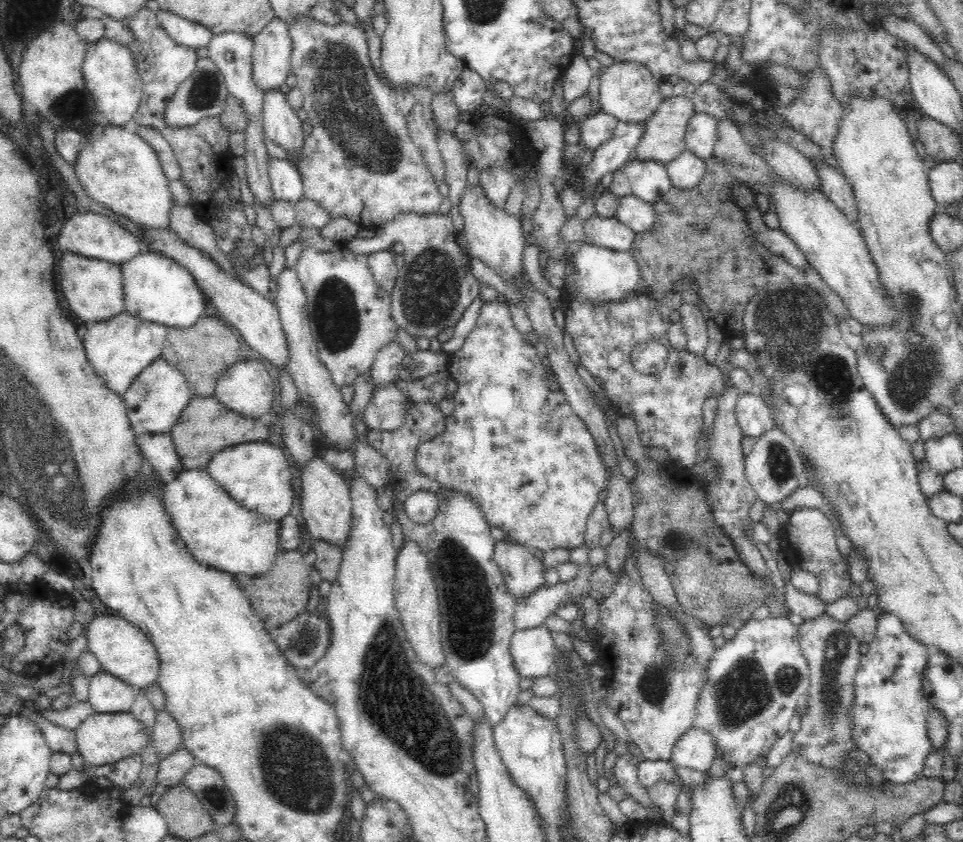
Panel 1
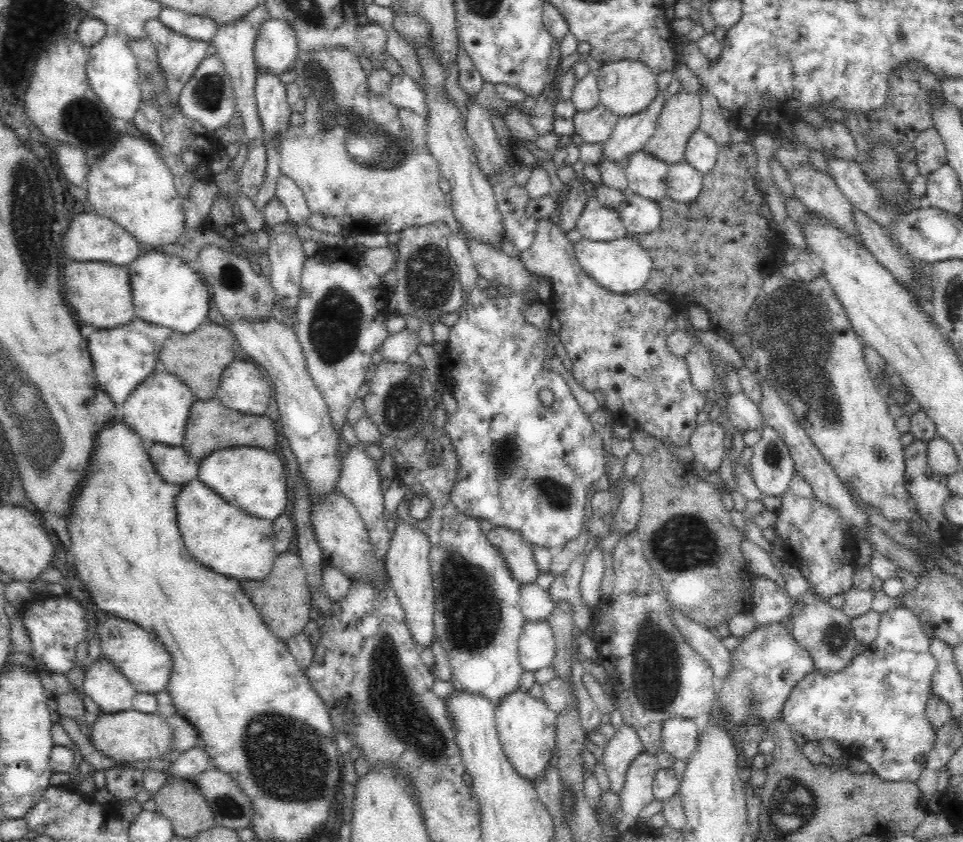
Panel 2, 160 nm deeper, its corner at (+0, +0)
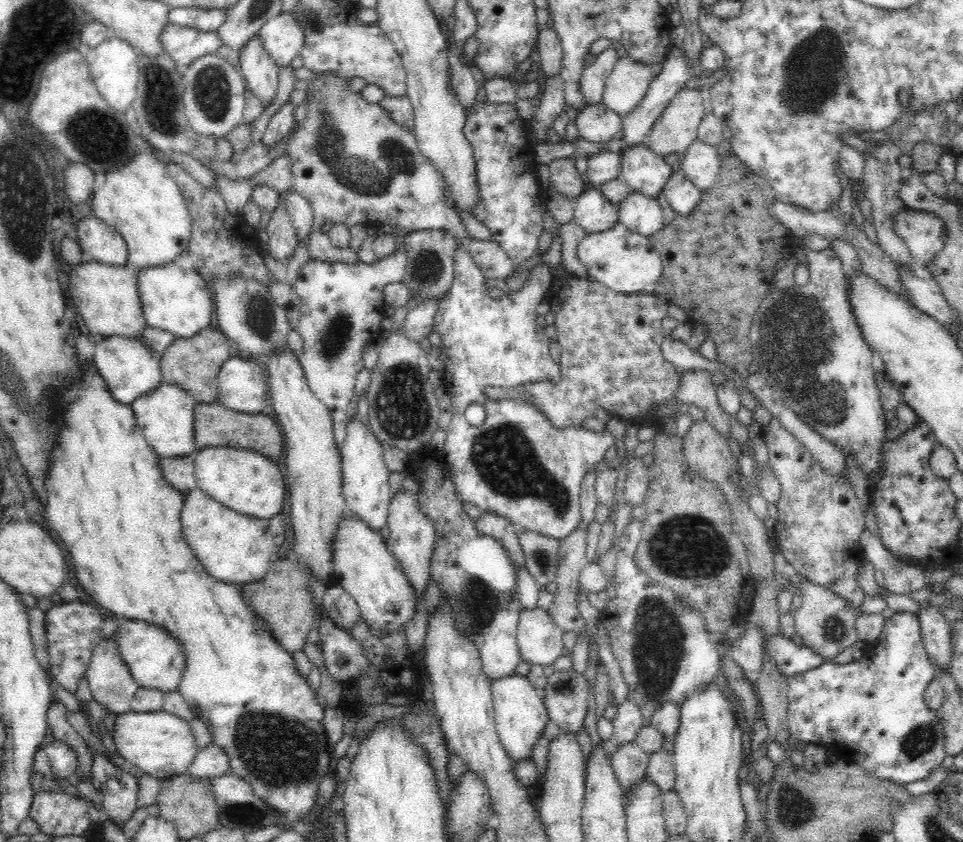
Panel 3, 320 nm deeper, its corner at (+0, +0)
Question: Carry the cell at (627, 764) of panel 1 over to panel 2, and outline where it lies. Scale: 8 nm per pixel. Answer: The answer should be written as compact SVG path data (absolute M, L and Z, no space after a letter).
M622 722L603 746L602 761L607 770L611 792L619 793L624 784L626 768L644 751L642 741L632 726Z

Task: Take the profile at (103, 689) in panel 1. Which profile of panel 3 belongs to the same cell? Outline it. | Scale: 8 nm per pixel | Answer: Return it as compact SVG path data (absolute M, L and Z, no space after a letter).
M115 633L109 638L102 639L93 648L90 666L86 670L86 679L94 700L104 705L108 711L116 715L130 711L130 704L134 699L134 694L140 687L134 681L130 669L128 669L124 659L122 659L115 639Z

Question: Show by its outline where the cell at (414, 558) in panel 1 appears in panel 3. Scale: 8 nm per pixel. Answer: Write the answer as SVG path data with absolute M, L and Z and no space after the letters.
M400 490L396 494L391 494L387 525L390 529L390 536L385 541L386 547L400 563L406 577L408 577L408 582L412 585L414 593L416 593L416 597L420 598L420 594L425 592L426 584L431 578L431 559L436 543L433 520L420 512L416 492Z

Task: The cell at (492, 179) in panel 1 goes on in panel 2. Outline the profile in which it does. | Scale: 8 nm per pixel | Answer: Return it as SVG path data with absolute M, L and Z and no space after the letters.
M476 95L470 96L468 114L465 118L467 134L474 141L474 152L478 157L478 164L483 173L490 178L498 171L498 166L506 164L509 160L509 153L506 153L504 146L496 137L492 122L486 110L477 102Z

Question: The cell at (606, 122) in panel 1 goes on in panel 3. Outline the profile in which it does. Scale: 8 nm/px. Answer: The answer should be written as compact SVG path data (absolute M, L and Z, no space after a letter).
M601 103L586 105L575 119L579 136L588 142L608 142L621 131L623 116L608 109Z

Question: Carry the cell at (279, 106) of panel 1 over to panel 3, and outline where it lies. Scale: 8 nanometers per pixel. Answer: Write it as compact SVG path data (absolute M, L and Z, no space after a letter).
M254 34L239 51L240 73L257 100L270 106L277 94L279 67L270 59L268 51L259 37Z

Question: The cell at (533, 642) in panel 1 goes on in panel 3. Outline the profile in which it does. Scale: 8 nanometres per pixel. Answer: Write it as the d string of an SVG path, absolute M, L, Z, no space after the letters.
M540 608L523 609L518 613L518 626L516 640L521 658L527 660L532 665L553 665L553 662L566 653L562 643L562 633L560 627L552 620L547 610Z

